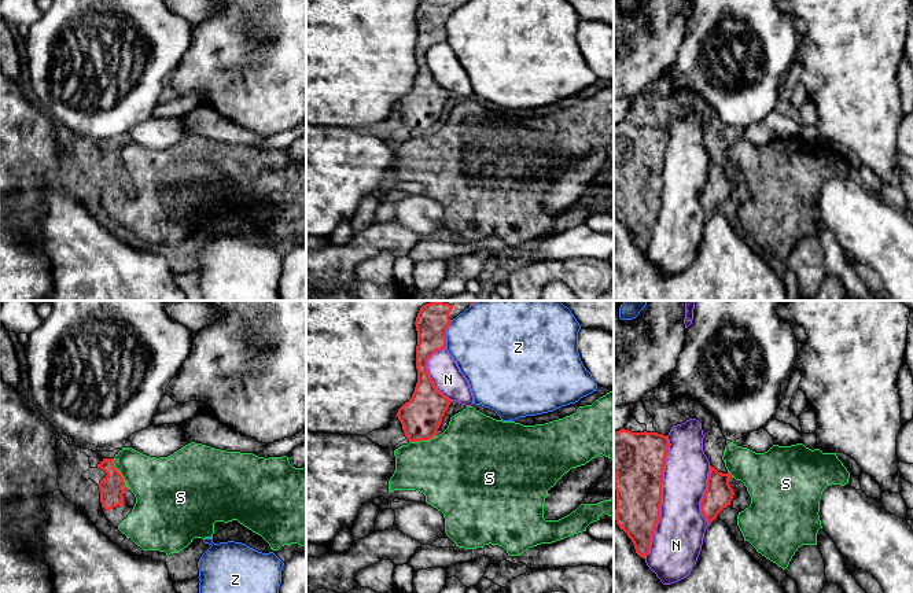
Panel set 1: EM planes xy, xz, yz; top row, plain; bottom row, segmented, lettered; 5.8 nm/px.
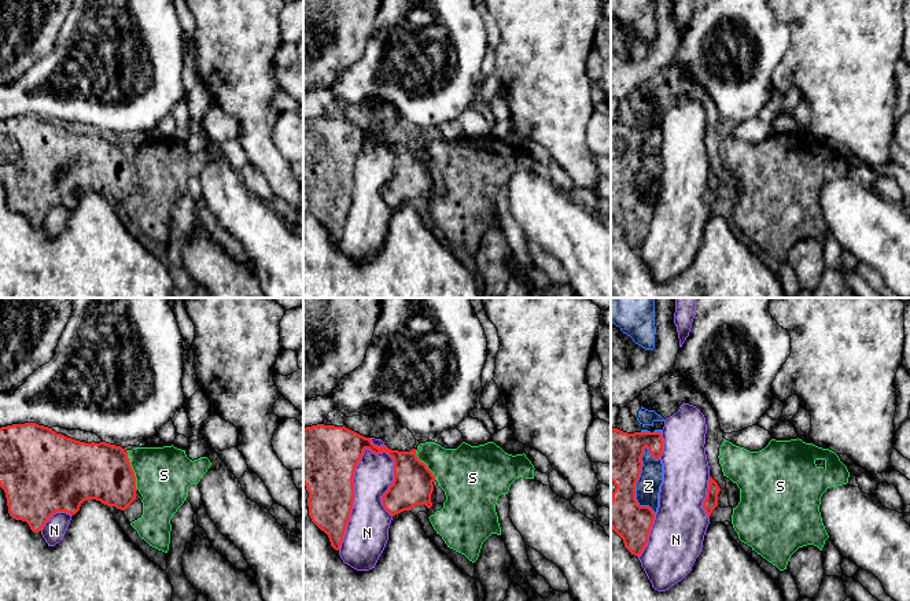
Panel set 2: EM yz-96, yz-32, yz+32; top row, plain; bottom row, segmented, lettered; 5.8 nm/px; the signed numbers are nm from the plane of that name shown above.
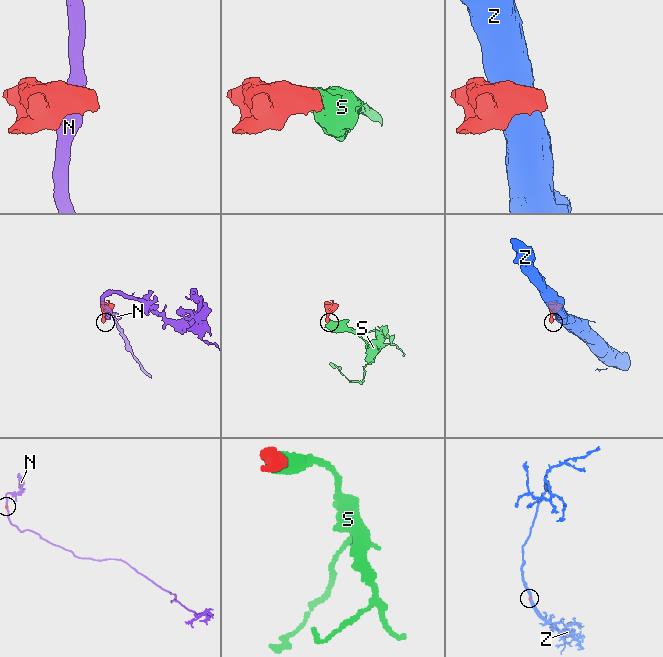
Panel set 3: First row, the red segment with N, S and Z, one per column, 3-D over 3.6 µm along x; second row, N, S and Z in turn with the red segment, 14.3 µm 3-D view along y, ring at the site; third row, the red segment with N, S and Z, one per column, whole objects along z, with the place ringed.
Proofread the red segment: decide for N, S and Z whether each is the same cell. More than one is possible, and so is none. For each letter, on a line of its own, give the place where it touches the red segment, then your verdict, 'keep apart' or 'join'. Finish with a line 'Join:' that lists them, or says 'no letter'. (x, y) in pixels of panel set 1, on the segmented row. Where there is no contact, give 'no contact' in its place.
N: yz (661, 497) | keep apart
S: xy (120, 474) | join
Z: xz (445, 334) | keep apart
Join: S

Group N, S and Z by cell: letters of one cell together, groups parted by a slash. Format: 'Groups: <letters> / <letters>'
Groups: N / S / Z

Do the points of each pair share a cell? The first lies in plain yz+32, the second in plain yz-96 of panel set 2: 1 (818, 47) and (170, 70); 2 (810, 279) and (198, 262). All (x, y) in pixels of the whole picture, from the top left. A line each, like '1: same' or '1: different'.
1: different
2: different

